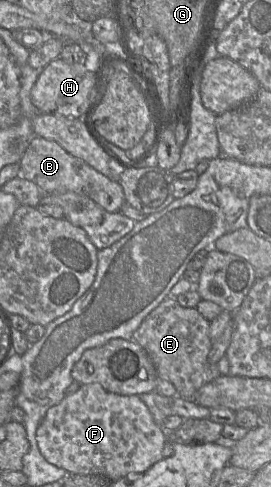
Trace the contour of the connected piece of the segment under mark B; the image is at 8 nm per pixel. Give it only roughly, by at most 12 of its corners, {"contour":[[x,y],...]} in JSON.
{"contour":[[33,136],[20,175],[44,194],[72,191],[110,213],[126,202],[117,179],[55,141]]}

